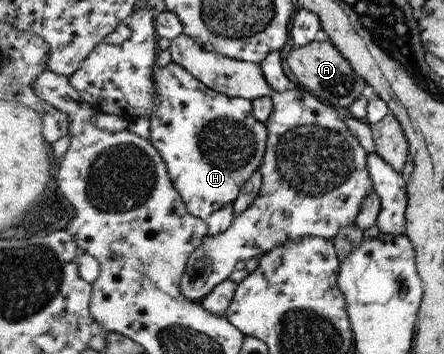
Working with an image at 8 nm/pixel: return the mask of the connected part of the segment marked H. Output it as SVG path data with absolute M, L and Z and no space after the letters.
M175 61L168 64L166 67L161 67L155 71L157 79L157 112L153 115L151 123L152 141L157 148L162 152L164 159L167 160L169 171L171 172L172 181L175 183L175 188L184 196L185 202L189 210L196 216L202 219L210 219L212 215L224 209L227 205L239 196L240 188L246 183L246 180L263 165L263 159L266 157L267 149L267 124L261 120L257 120L254 116L254 104L251 99L244 99L238 96L229 96L224 92L216 91L208 87L207 83L198 79L187 67L176 63Z

